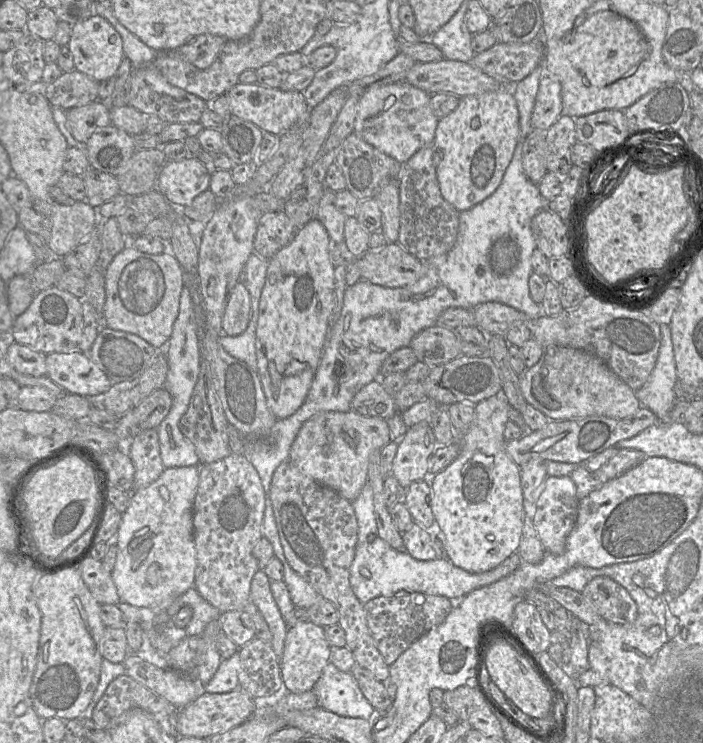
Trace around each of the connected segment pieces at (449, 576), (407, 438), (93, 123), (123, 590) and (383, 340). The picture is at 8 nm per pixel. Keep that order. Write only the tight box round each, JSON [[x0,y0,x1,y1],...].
[[349,481,521,604],[392,422,438,490],[66,101,111,144],[111,465,200,610],[244,63,551,609]]

